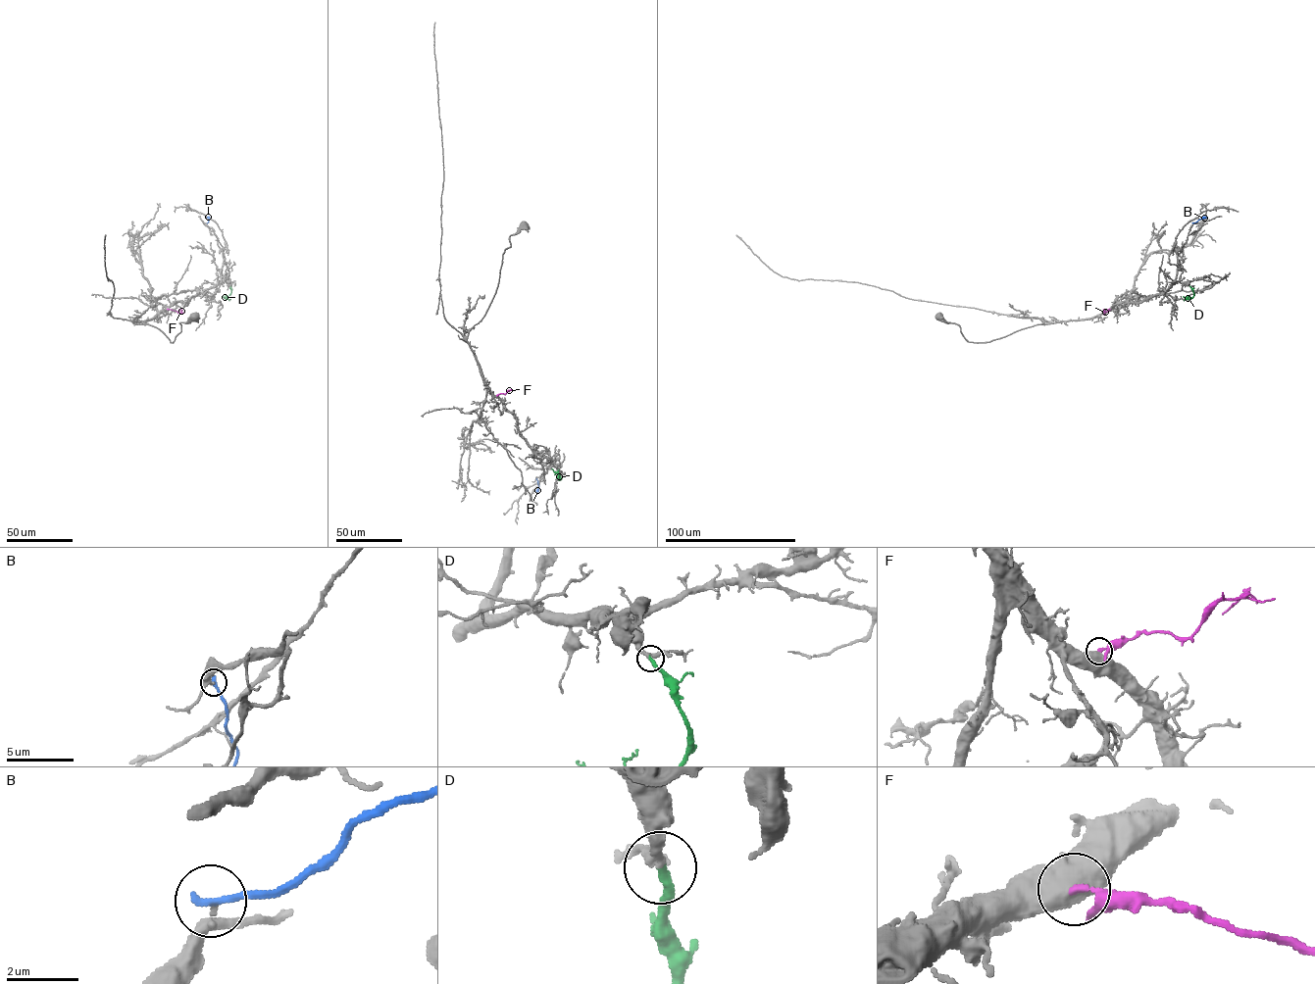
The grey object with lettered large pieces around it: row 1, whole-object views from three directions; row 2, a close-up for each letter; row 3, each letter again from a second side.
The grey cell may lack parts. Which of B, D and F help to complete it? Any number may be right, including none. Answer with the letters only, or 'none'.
D

